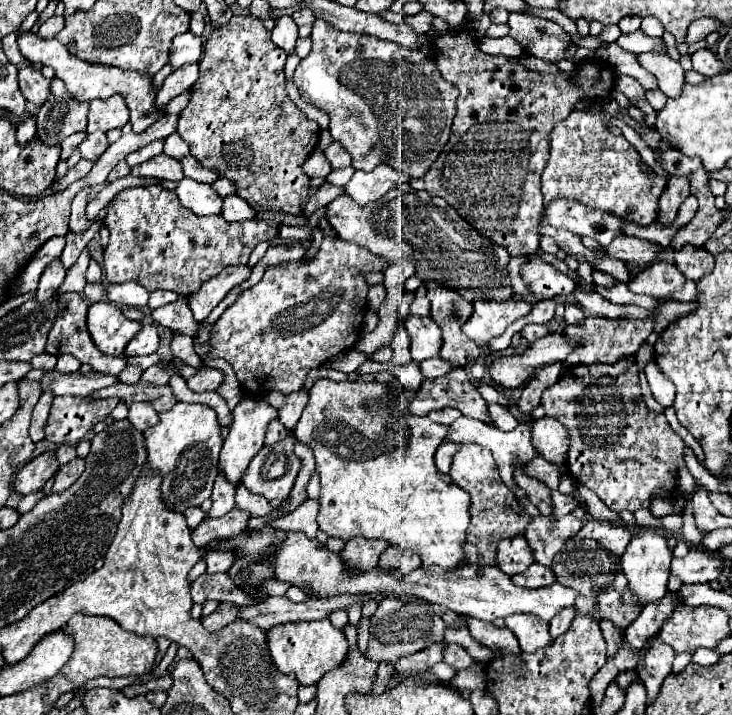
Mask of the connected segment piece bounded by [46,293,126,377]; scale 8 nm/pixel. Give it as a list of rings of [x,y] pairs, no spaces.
[[[62,293],[62,295],[58,295],[58,315],[56,315],[56,319],[52,323],[52,329],[48,333],[46,353],[50,353],[50,355],[70,353],[76,359],[80,359],[80,363],[88,363],[94,371],[118,377],[124,371],[126,361],[122,357],[110,357],[110,355],[104,355],[104,353],[98,351],[98,347],[94,345],[94,341],[92,341],[92,337],[88,333],[86,315],[88,315],[88,305],[78,293]]]

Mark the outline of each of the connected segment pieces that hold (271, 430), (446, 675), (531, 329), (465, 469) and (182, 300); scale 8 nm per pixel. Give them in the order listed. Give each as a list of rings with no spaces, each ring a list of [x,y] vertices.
[[[274,419],[274,421],[270,421],[270,425],[268,425],[266,441],[264,441],[264,443],[270,447],[270,445],[274,445],[274,443],[286,439],[286,437],[288,437],[288,429],[286,429],[278,419]]]
[[[440,661],[440,663],[436,663],[430,671],[432,671],[432,675],[436,675],[436,677],[438,677],[440,681],[444,681],[444,683],[446,683],[446,681],[450,681],[450,679],[456,675],[456,671],[454,671],[454,669],[450,669],[450,667],[448,667],[446,663],[442,663],[442,661]]]
[[[526,325],[520,333],[524,335],[524,339],[526,339],[528,343],[534,343],[536,339],[546,337],[550,331],[548,331],[548,327],[546,327],[546,325]]]
[[[462,445],[462,449],[454,455],[450,477],[456,485],[460,485],[466,493],[470,493],[470,541],[466,545],[466,559],[474,565],[498,565],[496,549],[498,543],[506,537],[522,535],[532,521],[532,517],[514,501],[514,493],[500,479],[498,467],[492,459],[492,453],[480,445]]]
[[[178,297],[174,303],[168,303],[168,305],[162,305],[162,307],[154,309],[152,311],[152,319],[158,325],[170,327],[172,331],[178,331],[182,335],[196,337],[198,323],[194,321],[194,317],[190,313],[190,307],[188,307],[186,297]]]

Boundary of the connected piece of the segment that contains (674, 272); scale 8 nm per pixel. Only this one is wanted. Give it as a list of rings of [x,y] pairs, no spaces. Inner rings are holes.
[[[656,261],[654,265],[648,265],[646,269],[642,269],[628,283],[628,287],[634,293],[644,293],[654,299],[660,299],[660,297],[666,297],[666,295],[682,289],[684,283],[686,283],[686,277],[682,277],[682,273],[676,269],[676,265]]]

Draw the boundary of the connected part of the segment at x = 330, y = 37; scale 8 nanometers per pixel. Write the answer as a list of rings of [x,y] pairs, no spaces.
[[[326,21],[314,23],[310,39],[312,51],[296,67],[294,85],[304,101],[328,113],[328,131],[352,155],[352,167],[372,171],[378,163],[388,163],[404,175],[422,177],[448,141],[452,117],[456,113],[458,89],[444,81],[434,61],[418,49],[406,49],[372,35],[342,33],[326,25]]]

